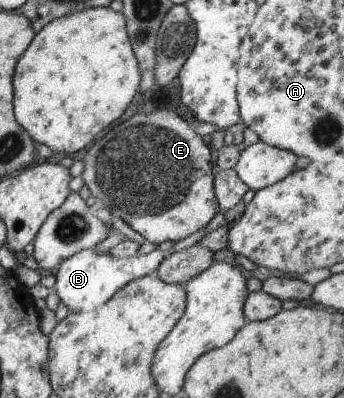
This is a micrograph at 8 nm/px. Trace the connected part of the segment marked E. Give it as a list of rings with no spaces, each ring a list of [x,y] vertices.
[[[166,109],[145,110],[145,114],[135,114],[124,122],[119,122],[114,128],[110,128],[100,140],[89,147],[89,150],[83,154],[83,171],[80,177],[83,179],[85,191],[97,198],[99,202],[112,209],[114,214],[124,220],[125,224],[142,236],[147,242],[157,243],[169,240],[177,242],[180,238],[195,232],[199,228],[205,228],[209,221],[217,212],[219,212],[218,202],[214,193],[214,174],[215,171],[211,164],[211,153],[209,148],[203,143],[201,137],[193,130],[192,126],[177,112]]]

